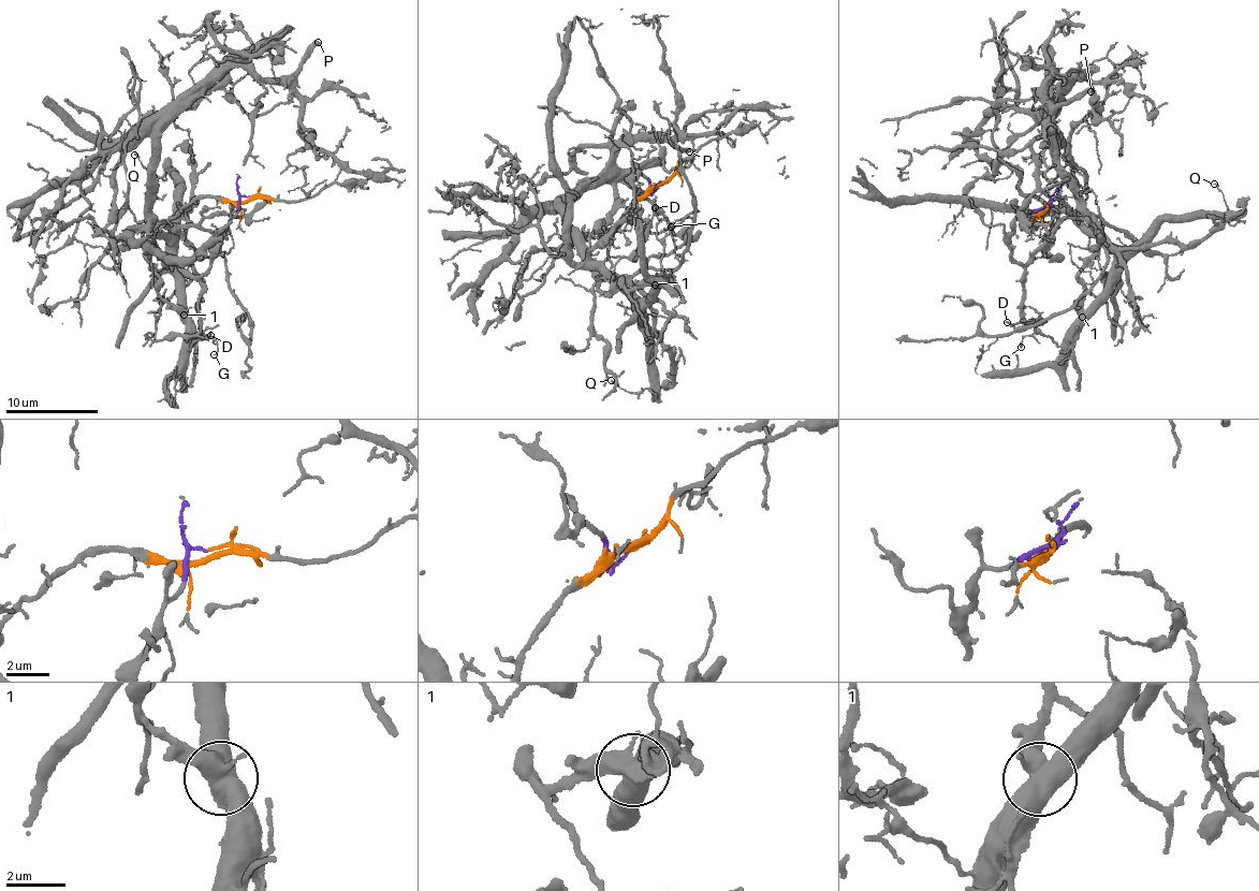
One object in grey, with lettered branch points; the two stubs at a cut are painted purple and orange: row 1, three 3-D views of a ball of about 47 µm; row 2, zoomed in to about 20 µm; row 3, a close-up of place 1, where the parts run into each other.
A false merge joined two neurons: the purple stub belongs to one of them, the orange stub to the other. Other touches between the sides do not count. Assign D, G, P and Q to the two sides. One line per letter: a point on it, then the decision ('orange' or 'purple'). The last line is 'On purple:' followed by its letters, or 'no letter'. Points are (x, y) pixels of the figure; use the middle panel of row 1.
D: place (655, 207); purple
G: place (671, 227); orange
P: place (689, 151); purple
Q: place (611, 380); orange
On purple: D, P

